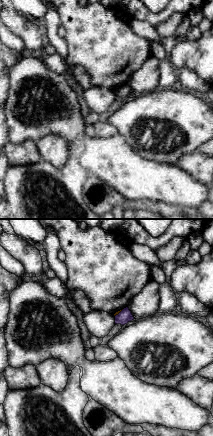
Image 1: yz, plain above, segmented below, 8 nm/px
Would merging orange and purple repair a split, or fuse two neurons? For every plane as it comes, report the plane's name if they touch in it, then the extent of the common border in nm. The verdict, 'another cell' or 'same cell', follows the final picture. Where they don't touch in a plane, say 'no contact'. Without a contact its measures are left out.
contact in yz; length 90 nm

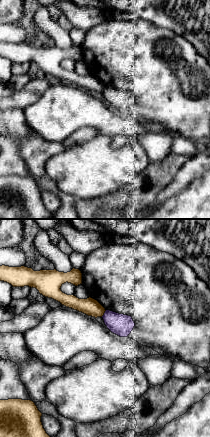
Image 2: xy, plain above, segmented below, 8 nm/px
contact in xy; length 70 nm

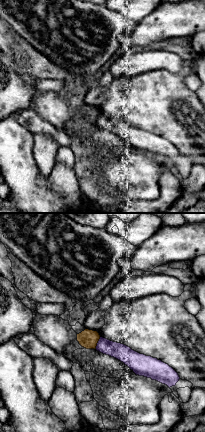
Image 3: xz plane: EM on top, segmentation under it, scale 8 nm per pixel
contact in xz; length 100 nm

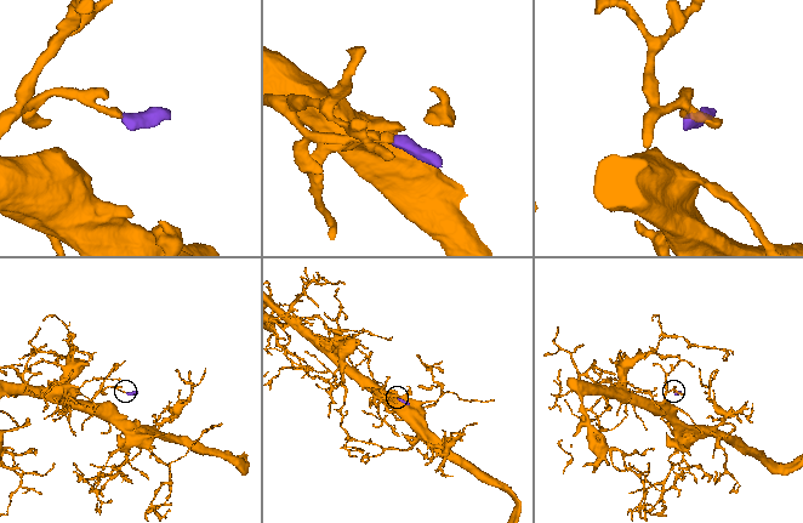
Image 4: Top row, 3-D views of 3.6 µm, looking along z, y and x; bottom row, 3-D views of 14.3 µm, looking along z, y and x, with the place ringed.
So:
another cell

